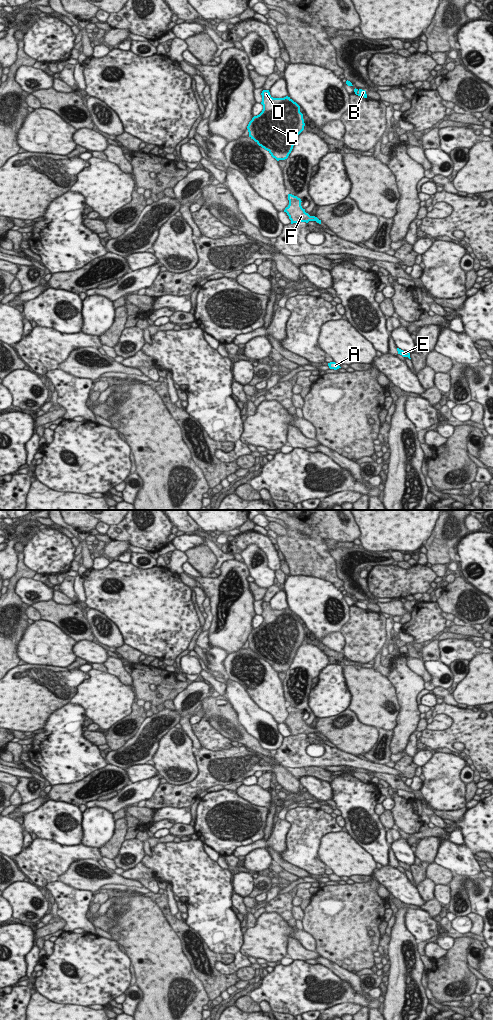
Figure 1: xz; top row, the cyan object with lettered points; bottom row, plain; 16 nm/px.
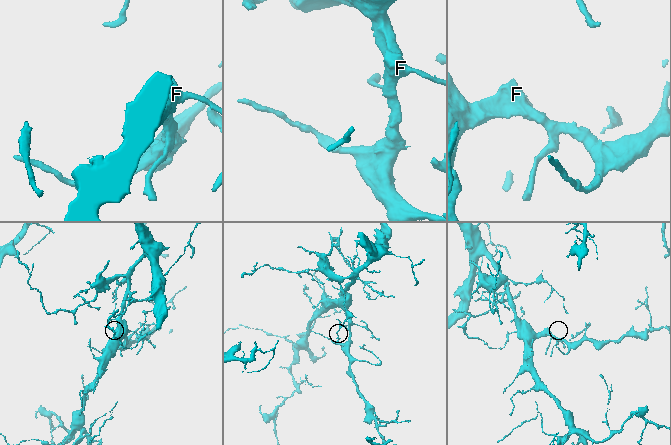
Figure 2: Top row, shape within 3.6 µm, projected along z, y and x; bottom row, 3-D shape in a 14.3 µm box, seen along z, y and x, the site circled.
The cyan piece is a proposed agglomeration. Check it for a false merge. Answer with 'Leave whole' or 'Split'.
Split

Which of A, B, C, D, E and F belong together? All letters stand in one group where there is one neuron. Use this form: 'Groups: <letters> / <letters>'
Groups: A C D E F / B

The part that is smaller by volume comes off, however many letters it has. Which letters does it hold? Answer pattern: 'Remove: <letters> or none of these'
Remove: B

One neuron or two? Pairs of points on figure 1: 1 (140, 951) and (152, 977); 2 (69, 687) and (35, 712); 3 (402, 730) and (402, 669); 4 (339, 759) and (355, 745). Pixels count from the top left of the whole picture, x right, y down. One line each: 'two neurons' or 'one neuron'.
1: one neuron
2: one neuron
3: one neuron
4: two neurons

